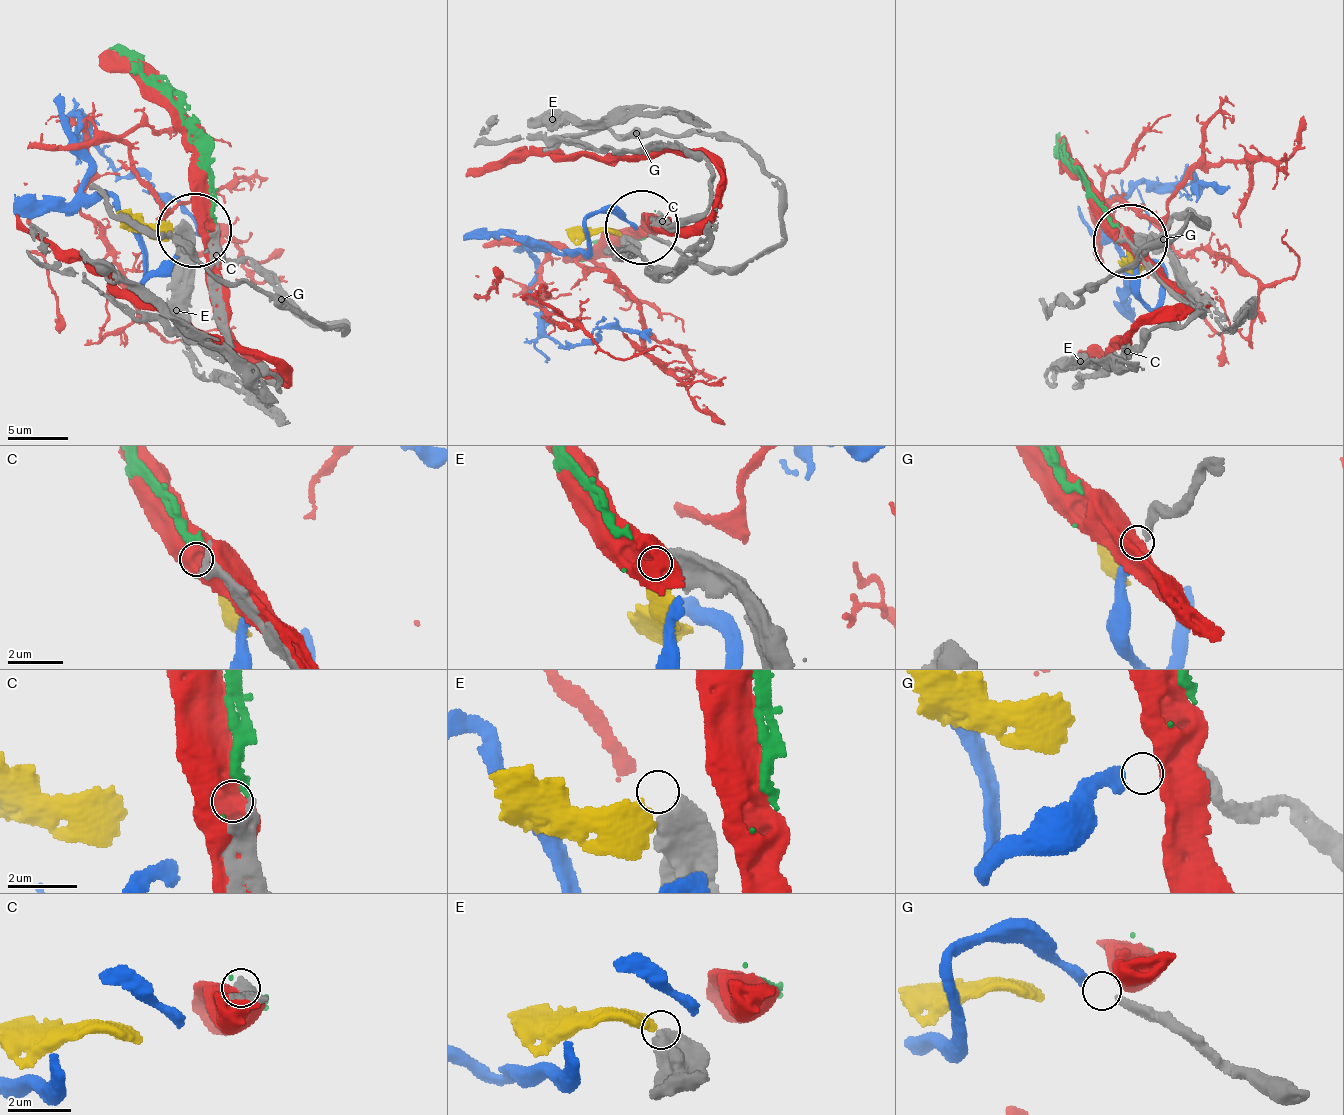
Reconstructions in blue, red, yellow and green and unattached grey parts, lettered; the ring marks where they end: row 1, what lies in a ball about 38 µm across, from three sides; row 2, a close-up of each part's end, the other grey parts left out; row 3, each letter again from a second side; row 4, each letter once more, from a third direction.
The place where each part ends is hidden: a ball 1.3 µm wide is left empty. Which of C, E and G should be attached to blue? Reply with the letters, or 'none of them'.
G

